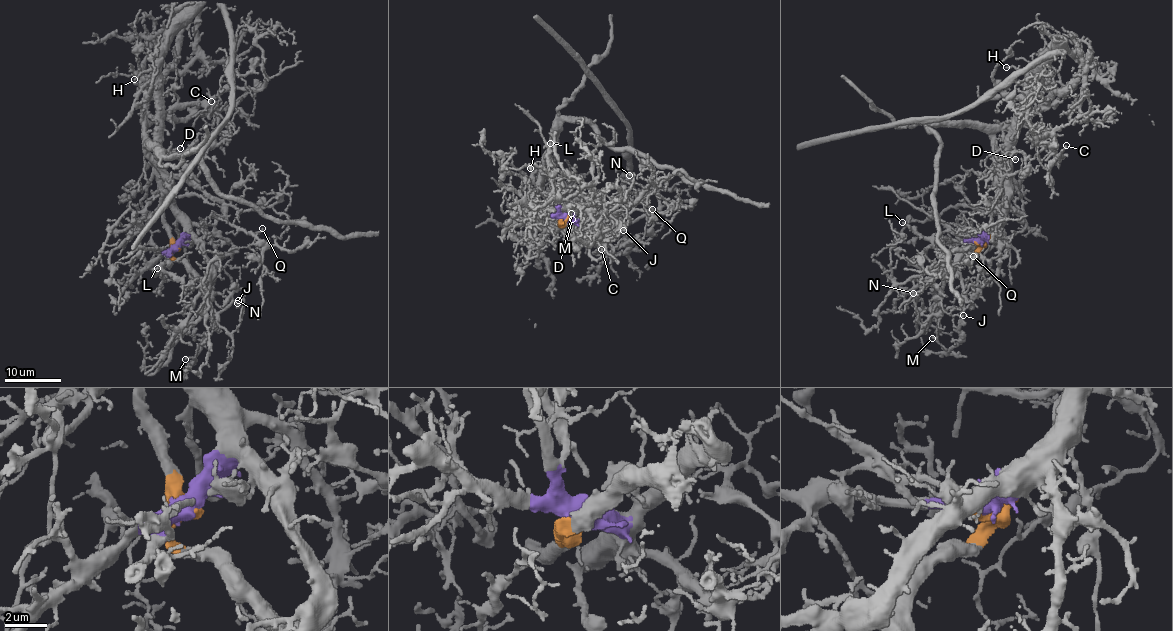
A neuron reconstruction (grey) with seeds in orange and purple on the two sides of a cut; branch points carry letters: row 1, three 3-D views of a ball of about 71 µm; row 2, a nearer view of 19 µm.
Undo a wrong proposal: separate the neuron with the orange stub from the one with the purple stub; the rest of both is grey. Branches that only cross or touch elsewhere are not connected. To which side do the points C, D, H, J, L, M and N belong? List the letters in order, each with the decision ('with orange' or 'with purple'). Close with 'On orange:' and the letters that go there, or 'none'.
C: with purple
D: with purple
H: with purple
J: with orange
L: with purple
M: with orange
N: with orange
On orange: J, M, N

